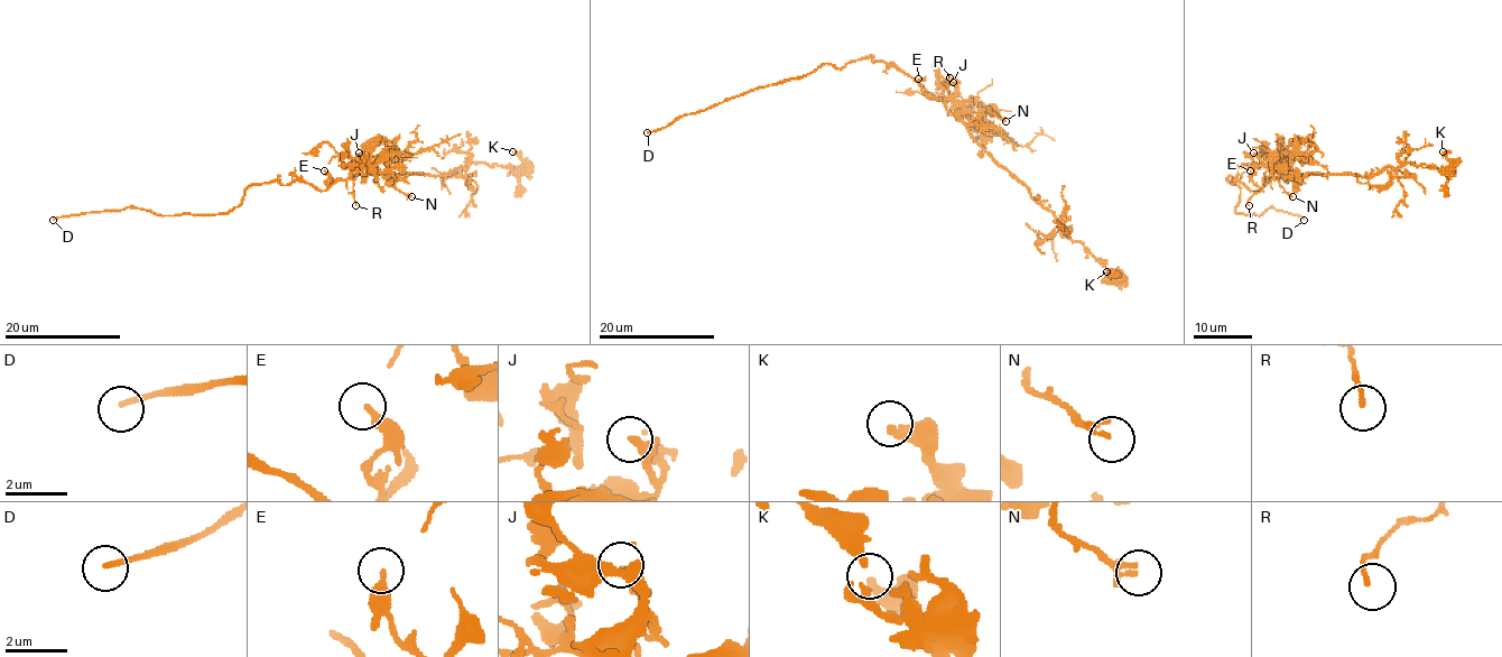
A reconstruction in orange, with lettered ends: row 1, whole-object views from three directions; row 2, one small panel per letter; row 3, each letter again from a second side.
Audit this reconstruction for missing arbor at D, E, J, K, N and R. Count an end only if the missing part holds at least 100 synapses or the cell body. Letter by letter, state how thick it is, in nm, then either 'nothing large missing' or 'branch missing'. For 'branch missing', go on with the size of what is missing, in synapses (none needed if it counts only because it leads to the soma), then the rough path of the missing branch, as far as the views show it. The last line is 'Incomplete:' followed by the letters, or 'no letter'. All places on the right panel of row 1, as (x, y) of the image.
D: 170 nm | branch missing | (1304, 220), (1316, 234), (1333, 231), (1332, 236)
E: 260 nm | nothing large missing
J: 240 nm | nothing large missing
K: 260 nm | nothing large missing
N: 220 nm | nothing large missing
R: 140 nm | nothing large missing
Incomplete: D

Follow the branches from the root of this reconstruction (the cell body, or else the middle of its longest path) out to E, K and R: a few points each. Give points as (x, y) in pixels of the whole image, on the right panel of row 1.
E: (1246, 185), (1252, 191), (1259, 187), (1250, 170)
K: (1246, 185), (1258, 191), (1268, 181), (1286, 175), (1374, 176), (1405, 163), (1444, 170), (1449, 160), (1443, 151)
R: (1246, 185), (1258, 191), (1272, 175), (1268, 170), (1264, 173), (1262, 190), (1248, 201), (1249, 205)

